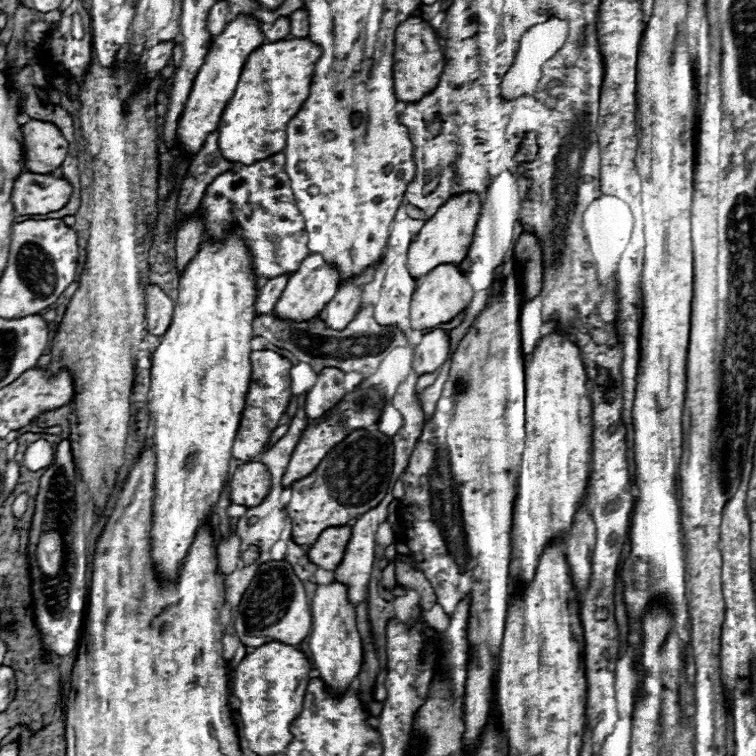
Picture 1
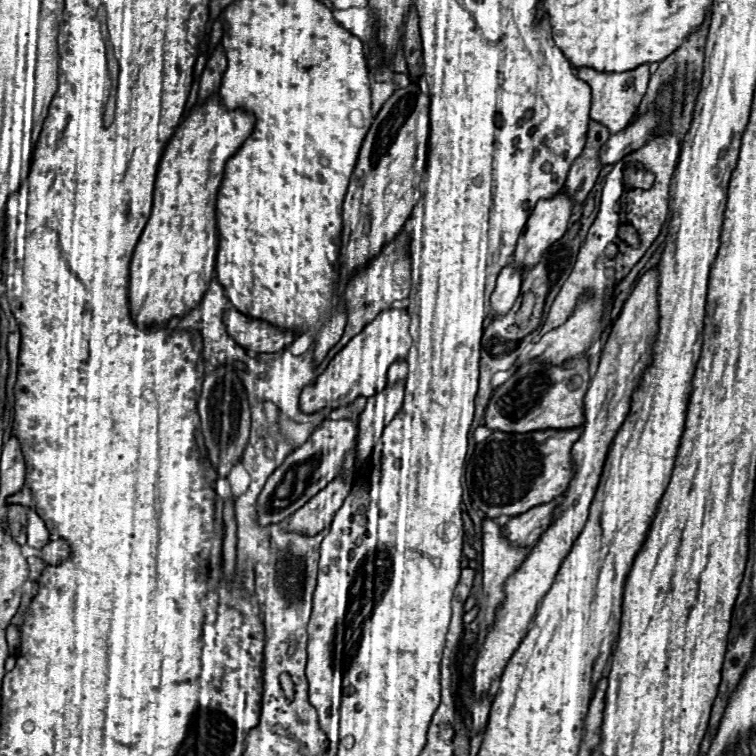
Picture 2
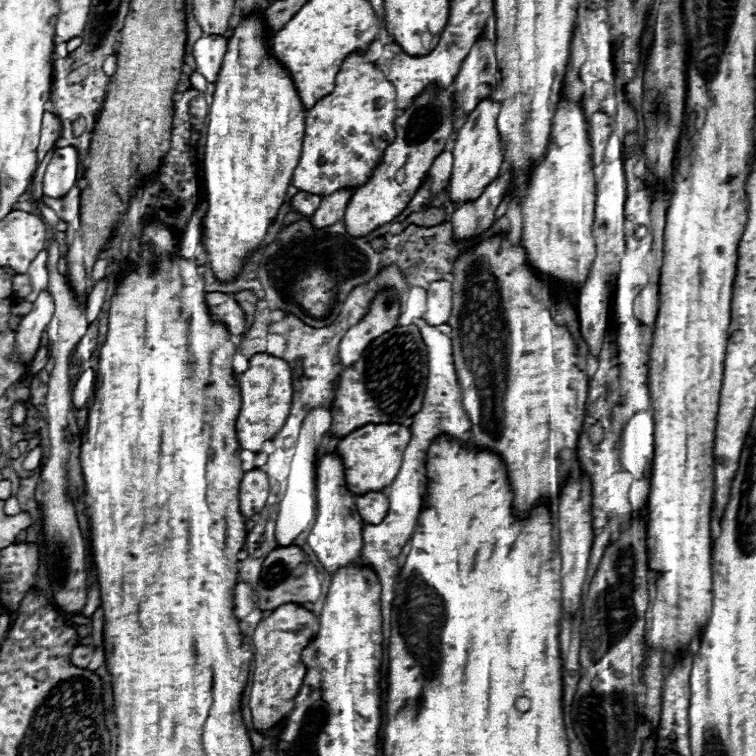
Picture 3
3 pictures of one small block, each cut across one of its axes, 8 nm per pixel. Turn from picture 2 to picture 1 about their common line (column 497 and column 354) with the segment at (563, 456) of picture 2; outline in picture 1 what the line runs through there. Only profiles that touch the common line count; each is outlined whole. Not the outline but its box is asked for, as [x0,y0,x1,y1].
[286,430,392,544]

